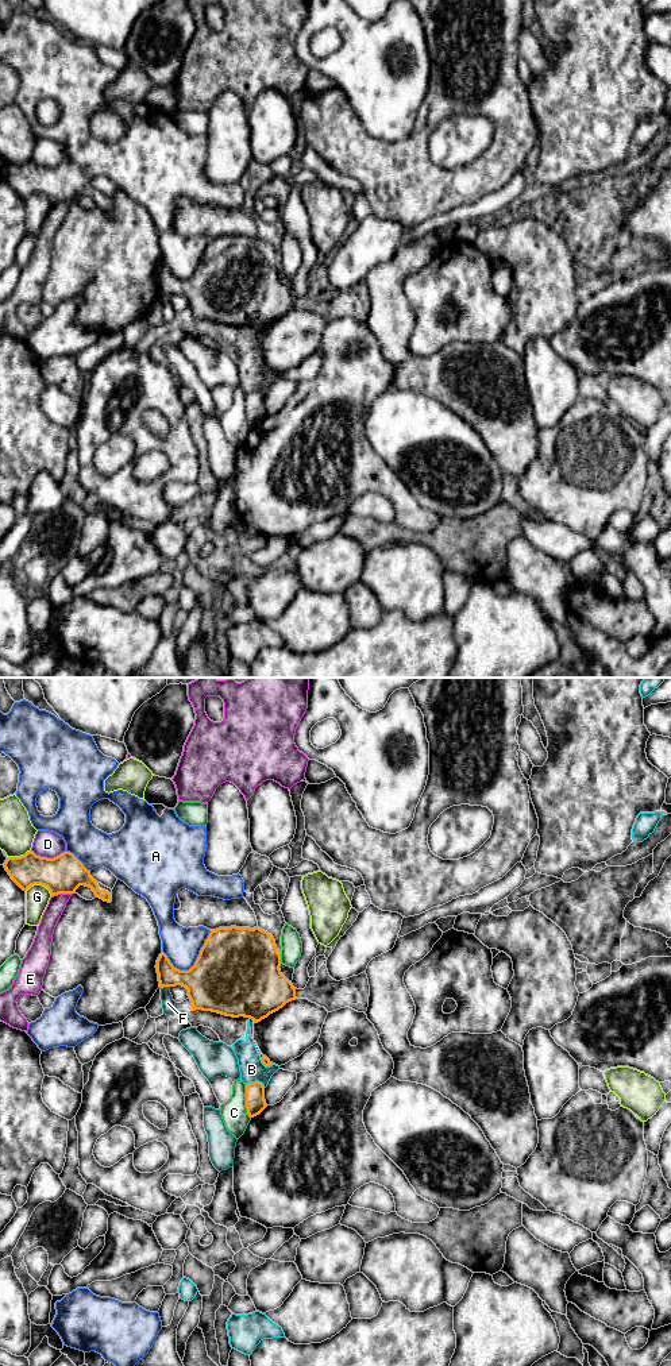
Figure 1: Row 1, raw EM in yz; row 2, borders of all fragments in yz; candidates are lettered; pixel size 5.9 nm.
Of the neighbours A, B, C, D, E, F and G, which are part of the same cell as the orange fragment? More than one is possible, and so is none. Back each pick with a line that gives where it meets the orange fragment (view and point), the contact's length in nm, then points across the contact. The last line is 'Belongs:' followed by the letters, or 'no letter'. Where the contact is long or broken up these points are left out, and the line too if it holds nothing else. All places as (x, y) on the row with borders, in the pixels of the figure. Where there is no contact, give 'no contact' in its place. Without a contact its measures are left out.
Belongs: no letter

